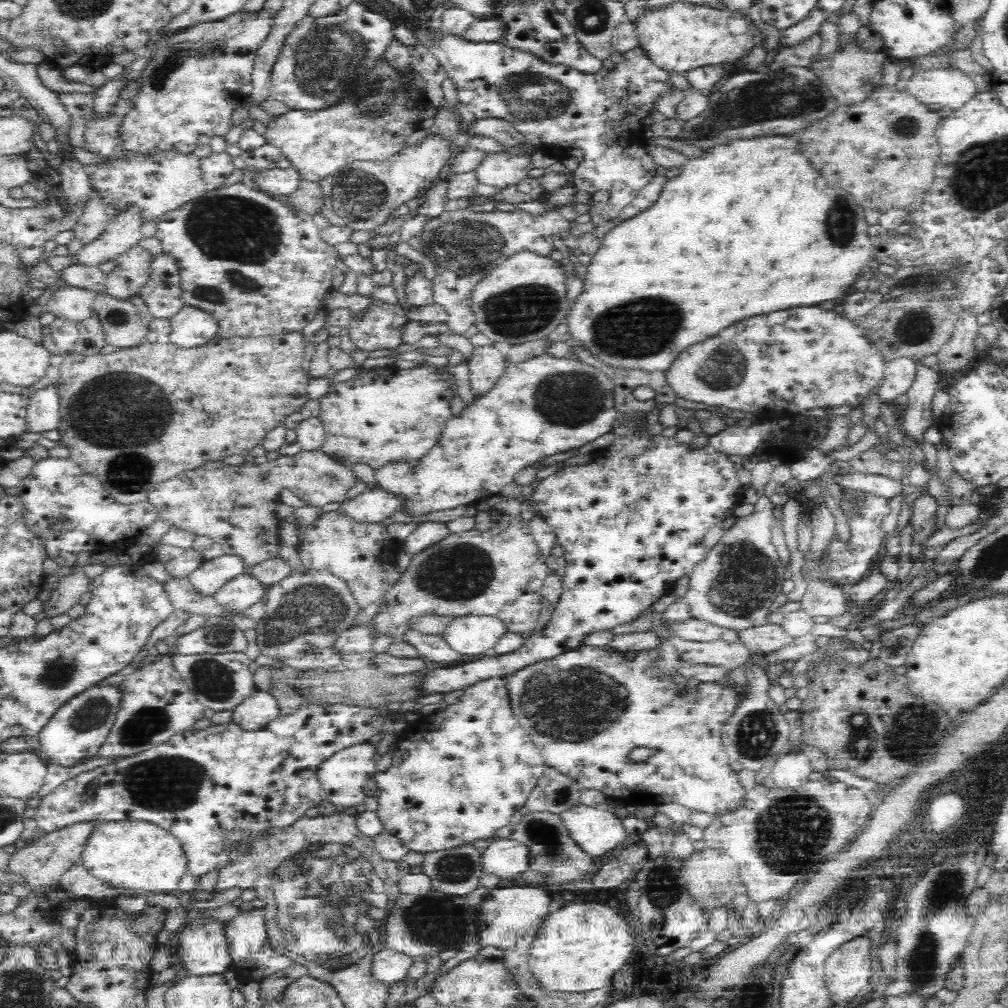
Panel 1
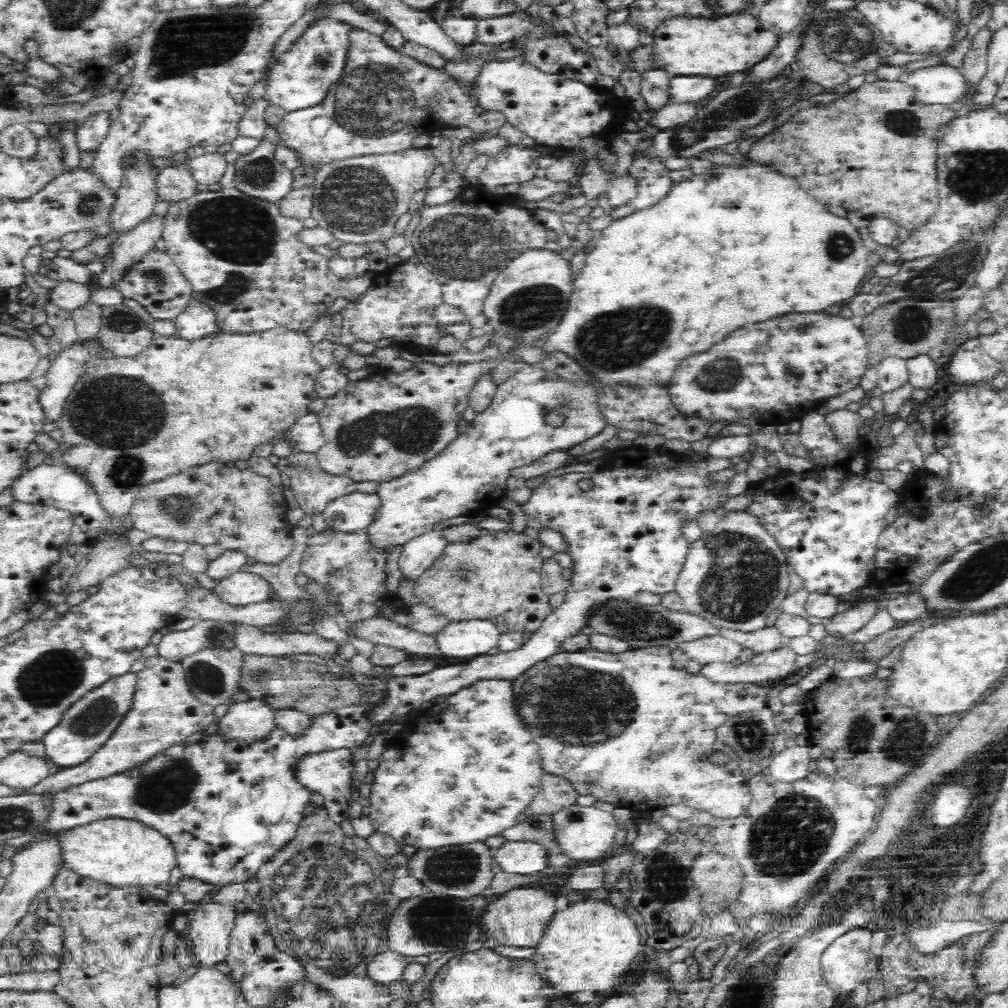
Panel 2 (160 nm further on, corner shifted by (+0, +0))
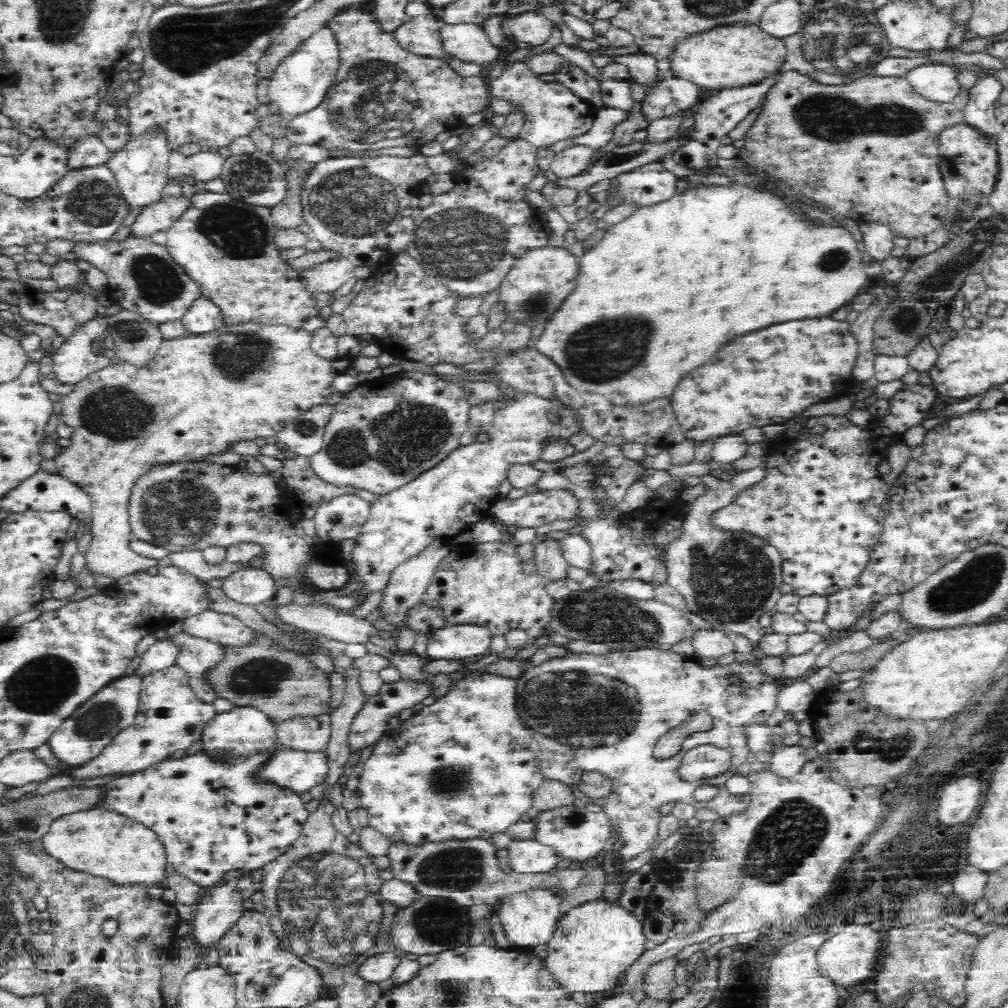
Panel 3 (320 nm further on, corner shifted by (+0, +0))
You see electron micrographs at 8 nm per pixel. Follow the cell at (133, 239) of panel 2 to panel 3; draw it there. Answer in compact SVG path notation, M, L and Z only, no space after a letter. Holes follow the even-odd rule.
M184 196L166 197L143 208L130 226L129 236L132 238L149 238L156 232L167 231L177 222L177 218L189 205L189 199Z

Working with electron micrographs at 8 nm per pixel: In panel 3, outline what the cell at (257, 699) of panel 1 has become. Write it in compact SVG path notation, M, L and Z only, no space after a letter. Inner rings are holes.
M234 706L230 712L217 714L216 718L210 720L204 727L200 739L202 751L206 751L208 755L222 757L223 754L228 758L234 758L262 752L277 741L277 734L275 722L264 712L252 706Z

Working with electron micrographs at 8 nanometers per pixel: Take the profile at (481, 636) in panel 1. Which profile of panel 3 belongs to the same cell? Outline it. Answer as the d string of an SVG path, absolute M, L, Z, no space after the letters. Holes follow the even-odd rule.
M456 624L431 634L424 659L458 661L489 654L493 635L478 624Z

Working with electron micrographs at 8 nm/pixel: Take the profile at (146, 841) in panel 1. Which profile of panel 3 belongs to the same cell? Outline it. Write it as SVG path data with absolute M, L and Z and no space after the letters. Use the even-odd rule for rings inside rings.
M90 810L60 816L52 822L38 846L68 868L105 878L112 884L164 885L167 853L162 839L151 828L112 810Z

